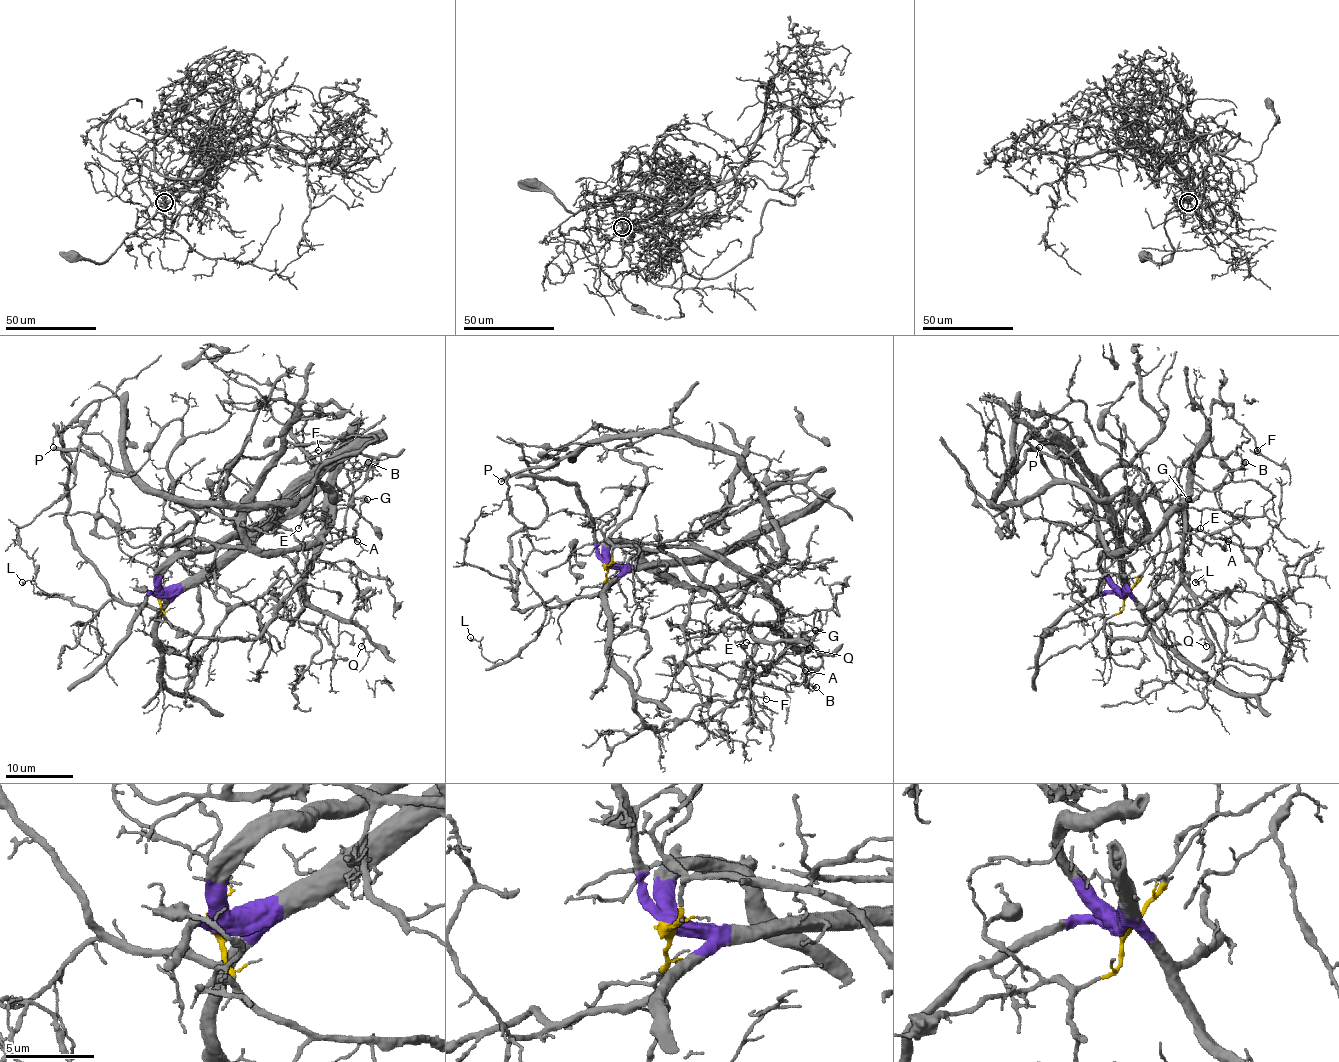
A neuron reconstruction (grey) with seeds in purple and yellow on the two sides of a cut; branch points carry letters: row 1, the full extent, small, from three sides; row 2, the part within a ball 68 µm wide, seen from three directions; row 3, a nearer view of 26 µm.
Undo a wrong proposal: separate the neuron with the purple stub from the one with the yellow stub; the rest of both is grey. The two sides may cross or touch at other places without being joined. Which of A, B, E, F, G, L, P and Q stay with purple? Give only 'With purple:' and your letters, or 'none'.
With purple: L, P

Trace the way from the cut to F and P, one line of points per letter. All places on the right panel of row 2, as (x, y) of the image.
F: (1121, 594), (1104, 633), (1142, 636), (1176, 589), (1188, 478), (1217, 402), (1230, 405), (1257, 449)
P: (1121, 594), (1159, 599), (1169, 545), (1152, 482), (1076, 402), (1018, 461), (1040, 448)

